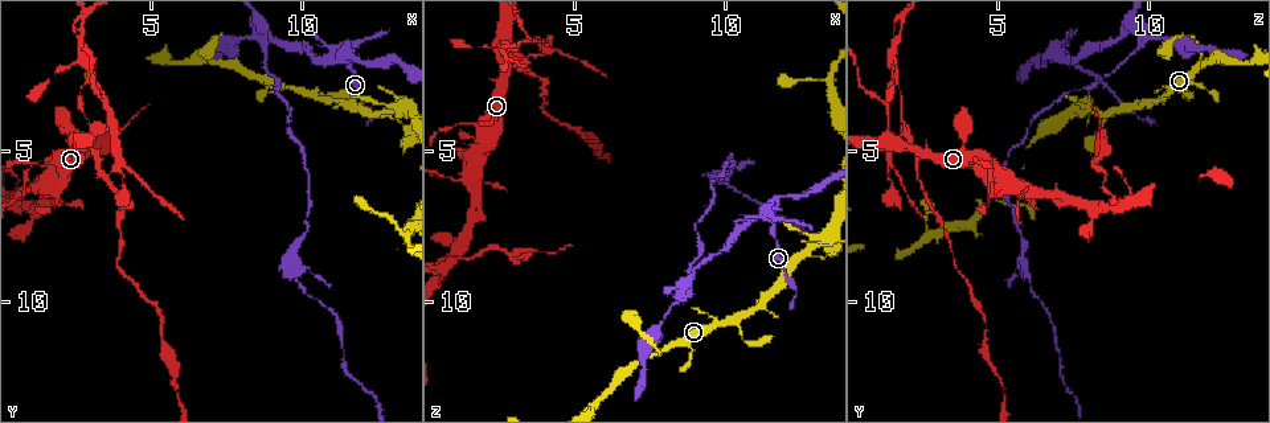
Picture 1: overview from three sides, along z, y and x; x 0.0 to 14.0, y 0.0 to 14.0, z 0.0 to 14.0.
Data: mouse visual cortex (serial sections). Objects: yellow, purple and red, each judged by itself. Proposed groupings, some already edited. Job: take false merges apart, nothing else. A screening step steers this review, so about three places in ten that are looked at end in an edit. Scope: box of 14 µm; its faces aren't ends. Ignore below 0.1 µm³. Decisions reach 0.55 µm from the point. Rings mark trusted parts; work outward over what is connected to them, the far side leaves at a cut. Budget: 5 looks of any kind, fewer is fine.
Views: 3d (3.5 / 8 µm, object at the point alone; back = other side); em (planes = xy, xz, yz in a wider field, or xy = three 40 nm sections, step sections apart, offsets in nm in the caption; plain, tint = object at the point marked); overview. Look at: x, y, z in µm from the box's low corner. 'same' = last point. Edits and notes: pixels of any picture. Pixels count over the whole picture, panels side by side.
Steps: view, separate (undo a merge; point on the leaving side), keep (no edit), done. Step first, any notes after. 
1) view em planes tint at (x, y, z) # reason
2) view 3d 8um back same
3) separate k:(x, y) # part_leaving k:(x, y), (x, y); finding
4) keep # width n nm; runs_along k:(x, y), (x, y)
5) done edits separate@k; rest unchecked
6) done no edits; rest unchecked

view 3d 8um back at (11.3, 1.7, 7.0) # abrupt turn

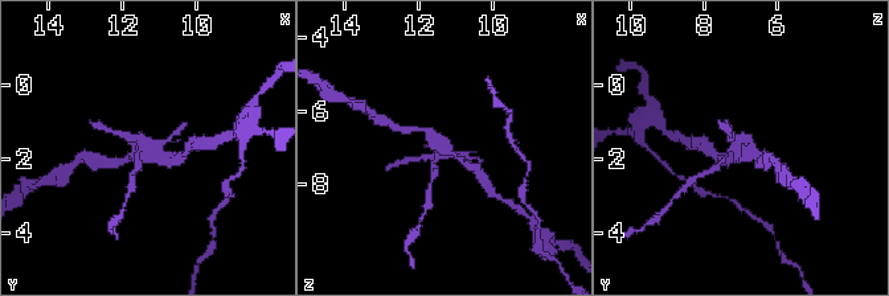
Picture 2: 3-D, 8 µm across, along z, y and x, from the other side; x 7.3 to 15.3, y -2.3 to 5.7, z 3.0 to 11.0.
view em planes tint at (11.3, 1.7, 7.1) # shape alone is not enough

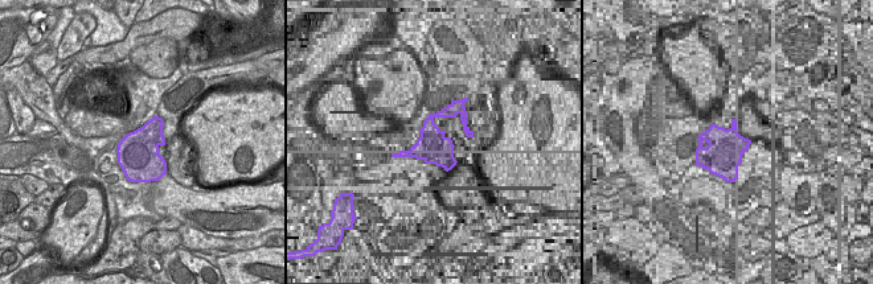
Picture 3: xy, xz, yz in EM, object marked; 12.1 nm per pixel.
keep # runs_along 2:(136, 171), (142, 149), (181, 156); one cell here

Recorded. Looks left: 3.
view 3d 3.5um at (8.8, 1.0, 9.5) # sudden change in width

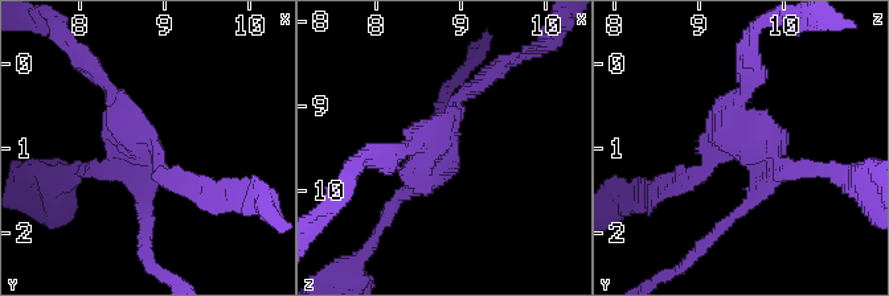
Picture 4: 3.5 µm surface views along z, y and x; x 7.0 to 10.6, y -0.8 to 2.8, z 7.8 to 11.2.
view em xy step 2 tint at (8.75, 1.05, 9.60)

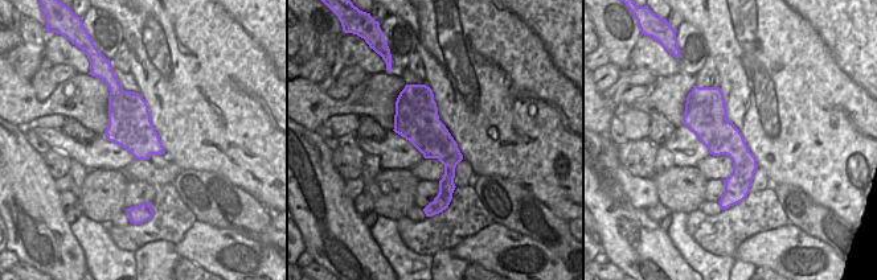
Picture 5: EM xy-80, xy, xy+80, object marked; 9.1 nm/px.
separate 4:(113, 173) # width 380 nm; part_leaving 4:(744, 146), (761, 186), (707, 243); two cells meet here

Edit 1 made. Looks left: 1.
done edits separate@4; rest unchecked

